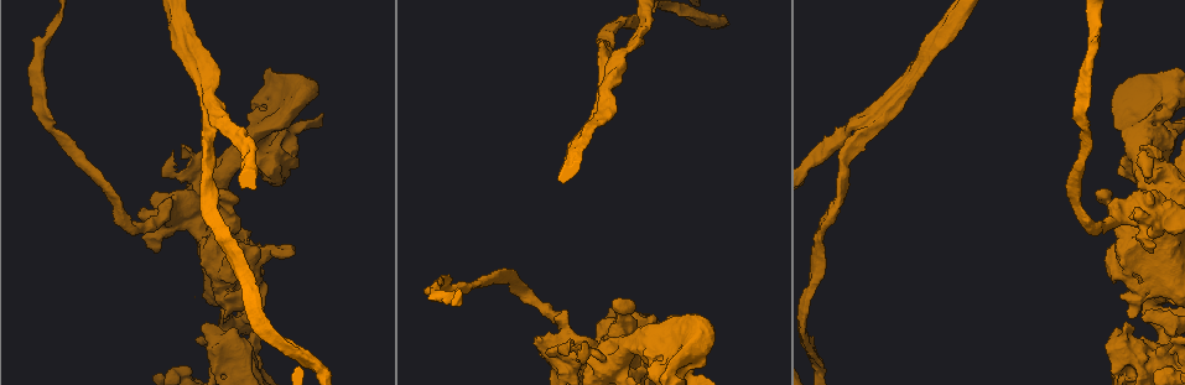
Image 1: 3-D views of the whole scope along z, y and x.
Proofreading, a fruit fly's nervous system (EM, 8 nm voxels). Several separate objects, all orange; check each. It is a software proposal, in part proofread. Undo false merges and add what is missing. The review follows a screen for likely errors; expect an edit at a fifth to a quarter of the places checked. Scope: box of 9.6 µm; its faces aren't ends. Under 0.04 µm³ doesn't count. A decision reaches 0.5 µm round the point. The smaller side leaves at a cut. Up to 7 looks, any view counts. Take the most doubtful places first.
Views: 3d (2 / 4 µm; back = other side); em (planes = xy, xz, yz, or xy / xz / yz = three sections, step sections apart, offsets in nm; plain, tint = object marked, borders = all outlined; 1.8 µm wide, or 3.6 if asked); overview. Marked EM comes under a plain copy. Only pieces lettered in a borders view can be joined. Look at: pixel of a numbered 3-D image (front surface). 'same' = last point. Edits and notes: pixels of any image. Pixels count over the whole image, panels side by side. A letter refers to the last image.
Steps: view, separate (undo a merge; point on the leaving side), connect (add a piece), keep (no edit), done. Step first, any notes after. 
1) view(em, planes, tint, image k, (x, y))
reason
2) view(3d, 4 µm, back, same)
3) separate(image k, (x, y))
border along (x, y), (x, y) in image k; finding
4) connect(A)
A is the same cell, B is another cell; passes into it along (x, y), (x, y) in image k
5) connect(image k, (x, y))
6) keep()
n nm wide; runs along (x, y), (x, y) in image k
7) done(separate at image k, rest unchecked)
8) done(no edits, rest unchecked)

view(3d, 4 µm, image 1, (219, 122))
sharp bend

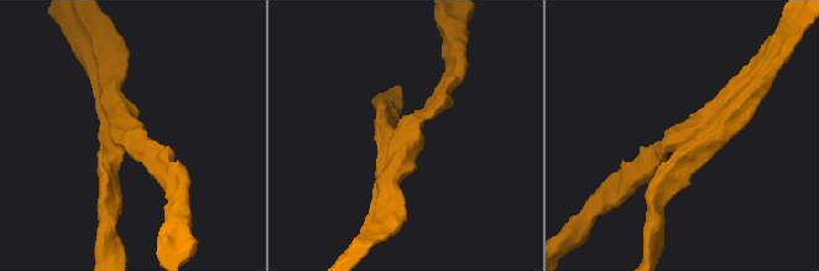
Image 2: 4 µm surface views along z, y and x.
view(em, xy, step 4, tint, image 2, (122, 139))

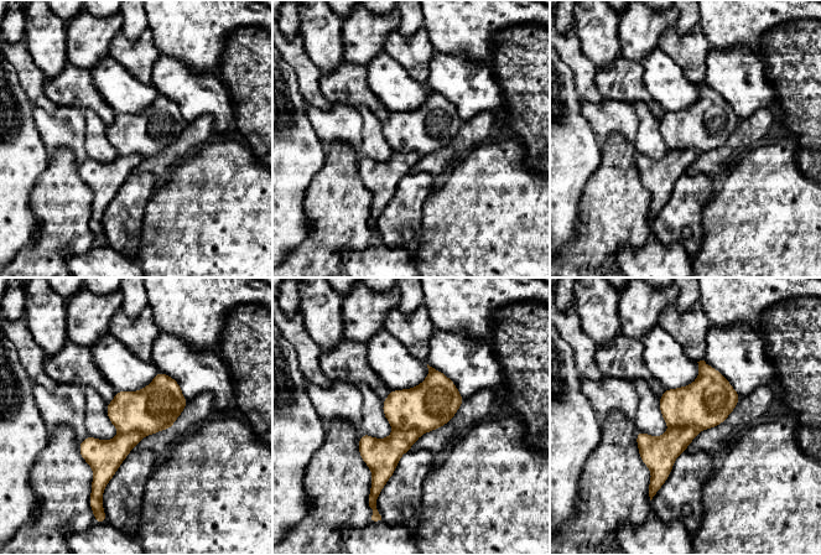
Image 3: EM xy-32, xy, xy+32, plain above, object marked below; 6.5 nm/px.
view(em, xy, step 4, borders, same)

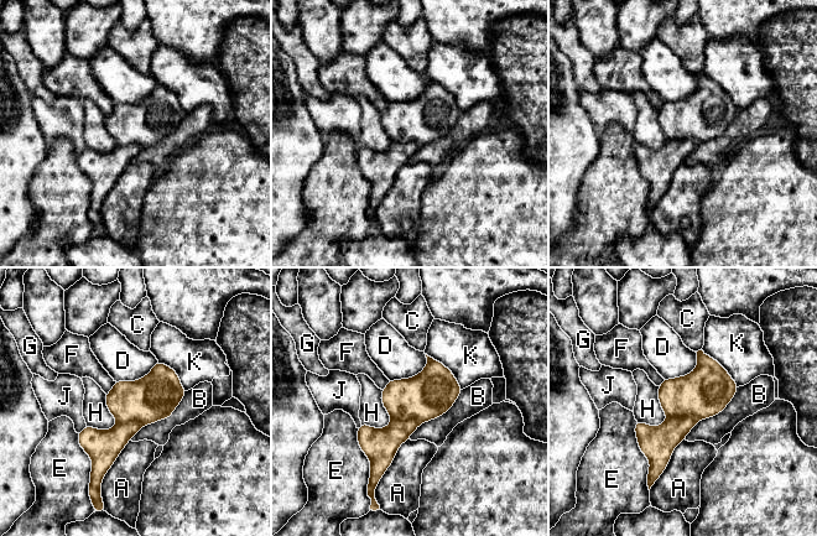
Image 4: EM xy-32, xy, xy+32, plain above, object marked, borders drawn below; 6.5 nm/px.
separate(image 4, (704, 393))
B touches over 500 nm; A, B, C, D, E, F, G, H, J and K are other cells; border along (667, 416), (692, 416), (697, 420) in image 4; two cells meet here

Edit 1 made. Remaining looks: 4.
view(em, planes, borders, image 1, (185, 212))

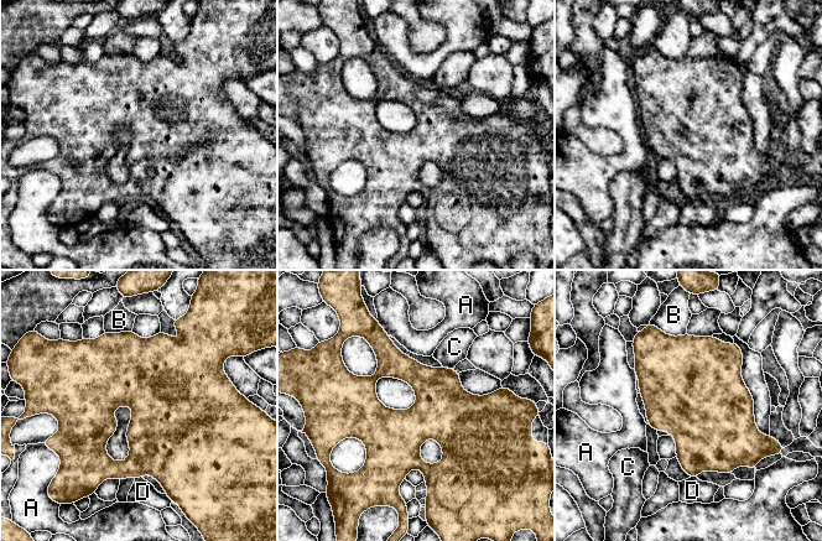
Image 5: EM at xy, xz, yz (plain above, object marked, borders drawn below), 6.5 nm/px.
keep()
B touches over 180 nm; A, B, C and D are other cells; border along (442, 365), (453, 369) in image 5; continuous, no second cell

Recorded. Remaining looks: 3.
view(em, planes, borders, image 1, (1161, 334))
closes a loop

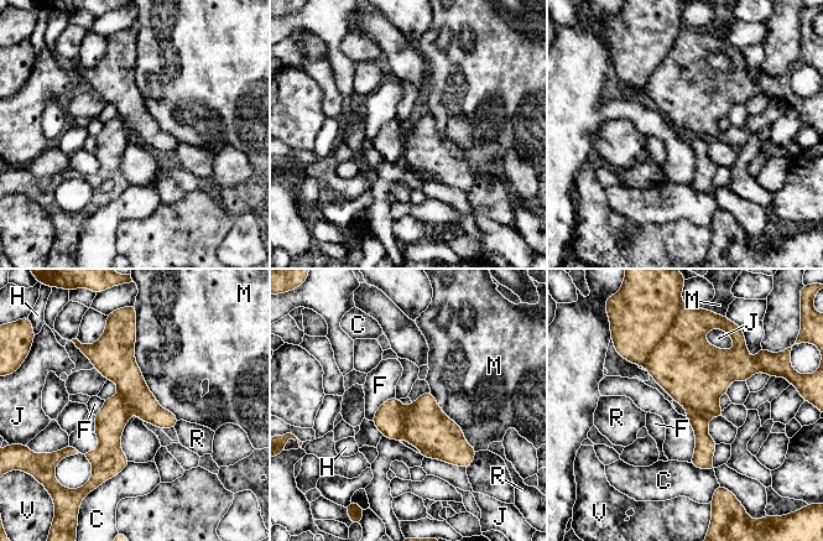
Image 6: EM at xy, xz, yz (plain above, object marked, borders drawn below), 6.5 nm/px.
keep()
220 nm wide; M touches over 700 nm; C, F, H, J, M, R and V are other cells; continuous, no second cell

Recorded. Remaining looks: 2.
done(separate at image 4, rest unchecked)

